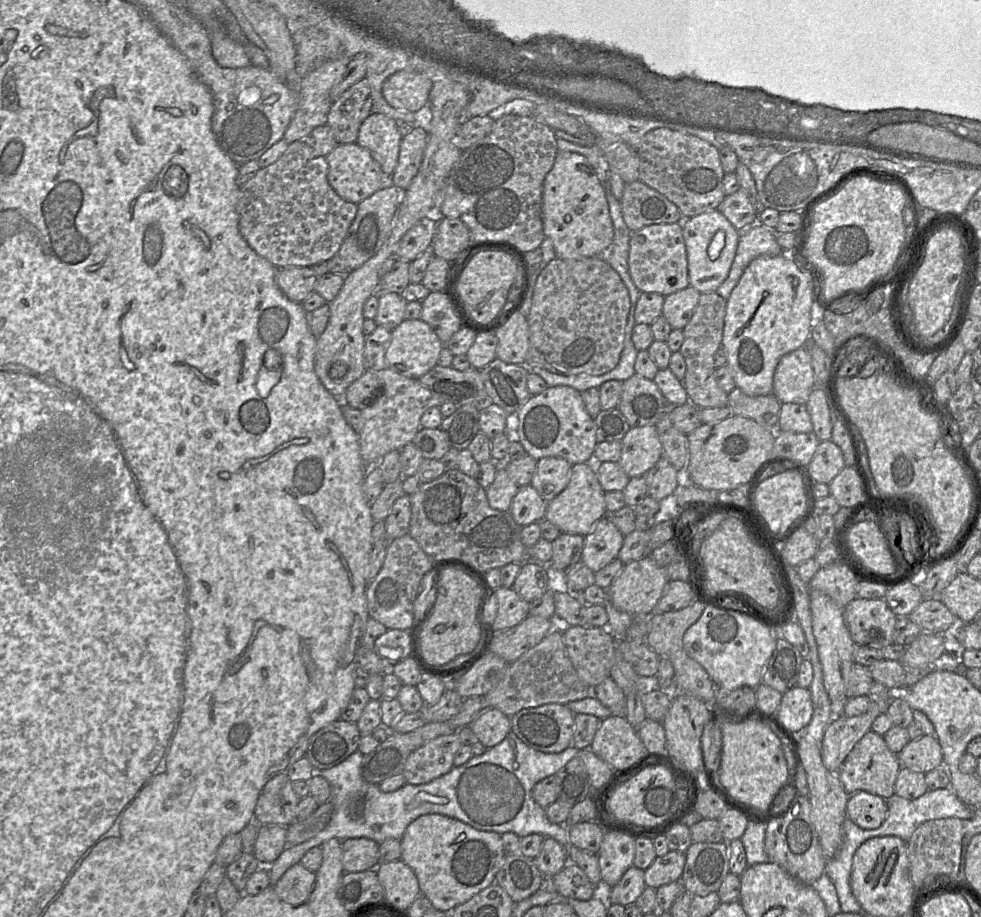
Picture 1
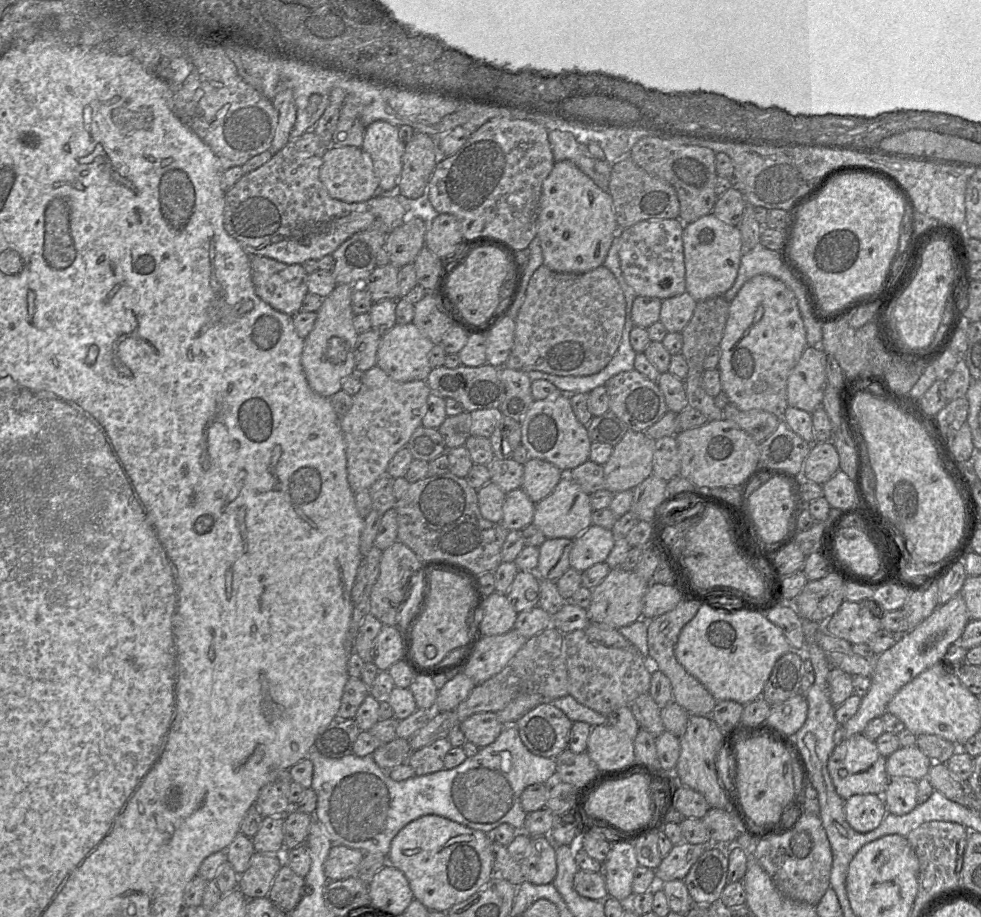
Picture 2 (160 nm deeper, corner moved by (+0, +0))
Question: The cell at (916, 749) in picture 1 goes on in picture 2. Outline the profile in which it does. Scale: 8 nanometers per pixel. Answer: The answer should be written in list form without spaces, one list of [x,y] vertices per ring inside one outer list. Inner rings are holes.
[[[916,745],[900,747],[886,758],[886,772],[890,778],[920,780],[927,776],[932,760]]]

